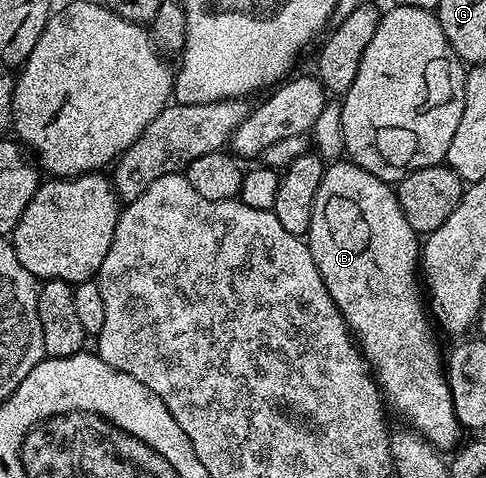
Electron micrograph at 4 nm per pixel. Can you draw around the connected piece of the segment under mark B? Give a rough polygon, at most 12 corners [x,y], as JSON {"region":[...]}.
{"region":[[323,169],[305,239],[386,407],[461,425],[388,181]]}

